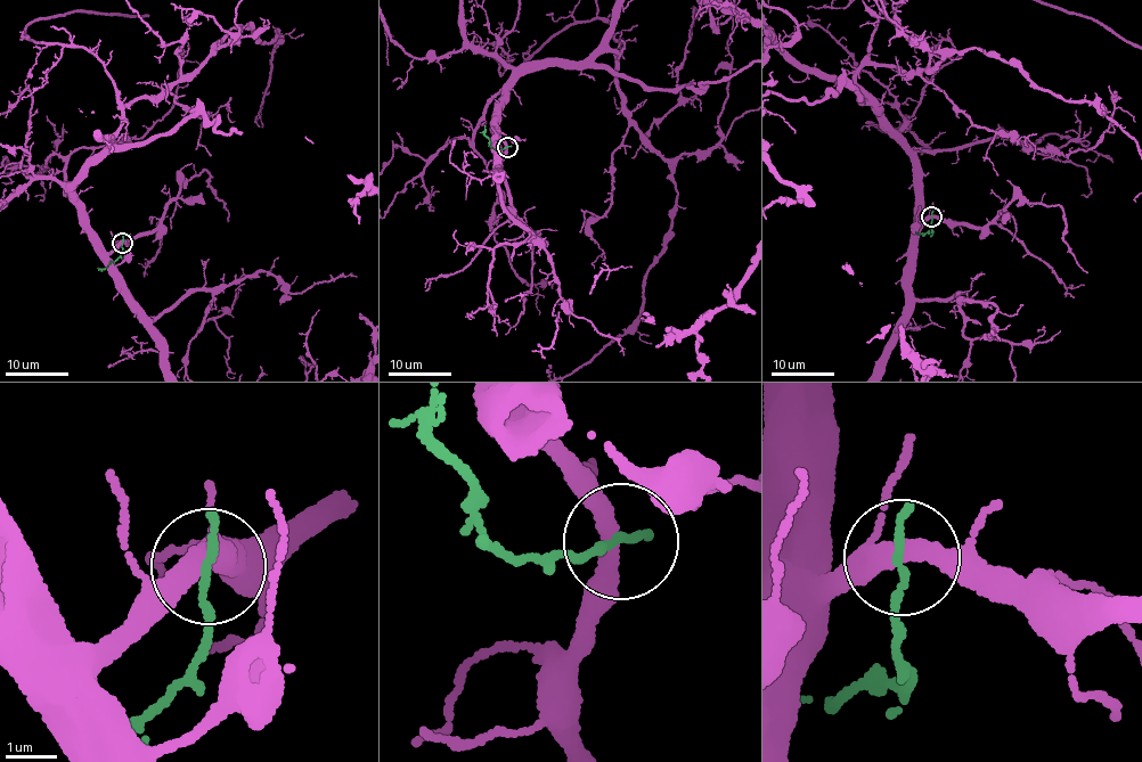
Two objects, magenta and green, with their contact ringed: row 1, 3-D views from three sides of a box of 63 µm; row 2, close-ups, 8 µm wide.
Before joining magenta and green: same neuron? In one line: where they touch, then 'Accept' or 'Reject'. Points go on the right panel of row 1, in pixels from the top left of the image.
Place: (931, 216). Reject

